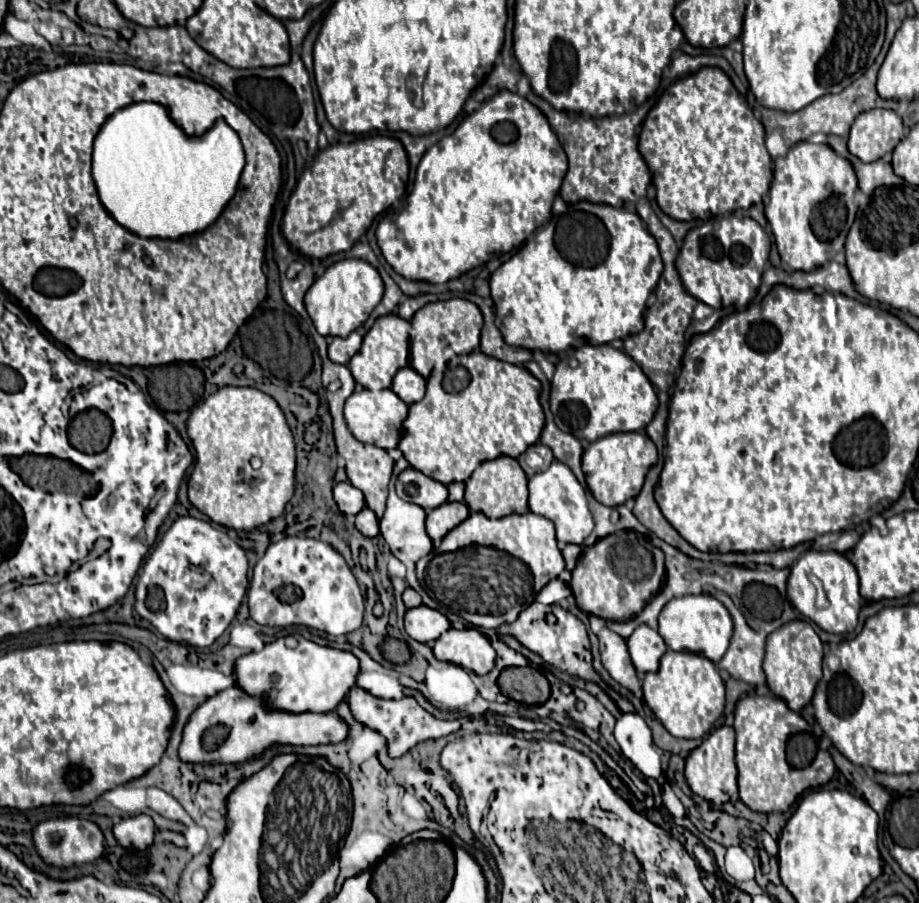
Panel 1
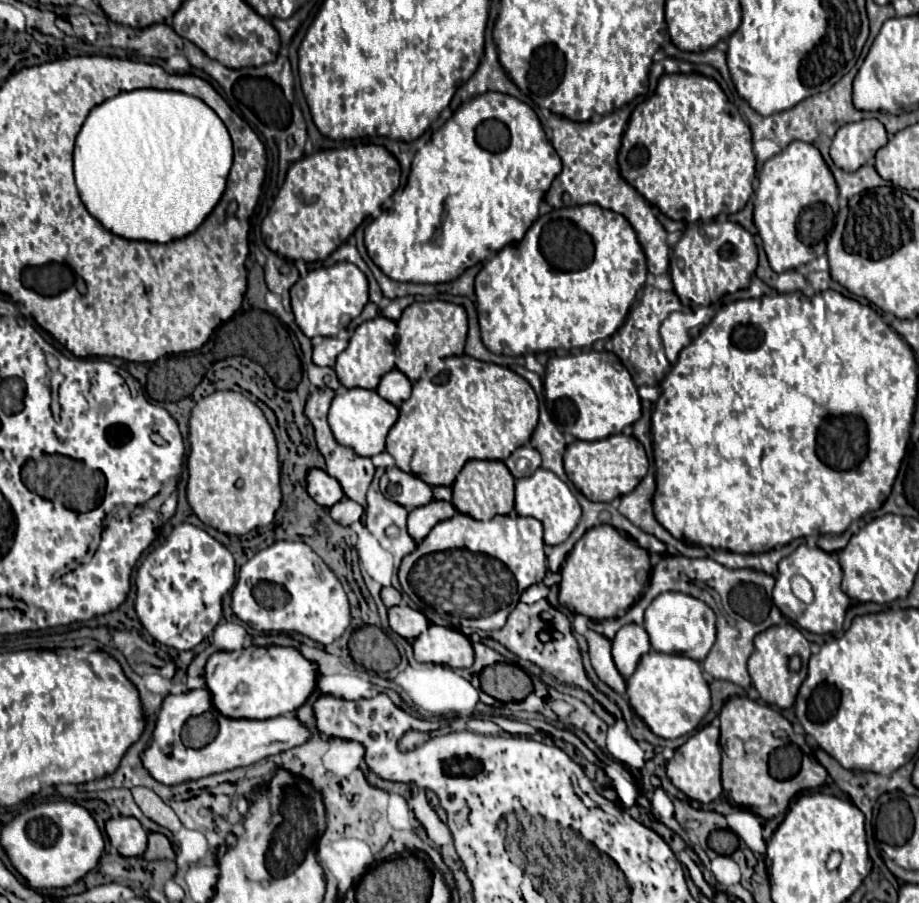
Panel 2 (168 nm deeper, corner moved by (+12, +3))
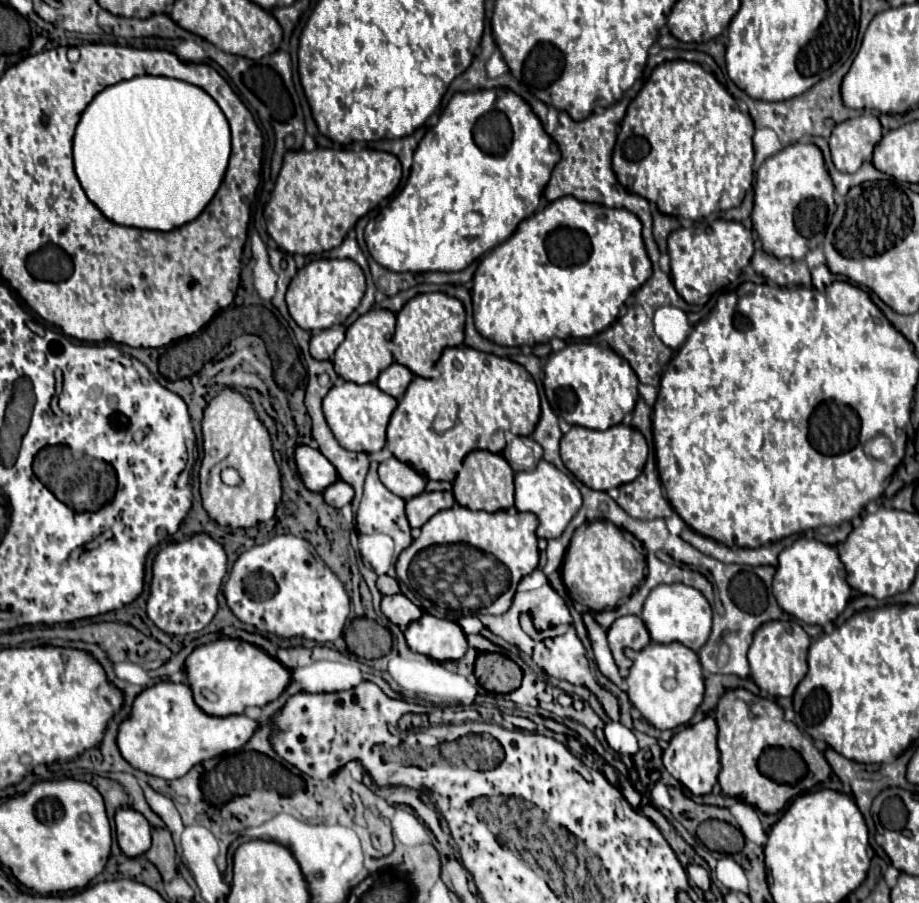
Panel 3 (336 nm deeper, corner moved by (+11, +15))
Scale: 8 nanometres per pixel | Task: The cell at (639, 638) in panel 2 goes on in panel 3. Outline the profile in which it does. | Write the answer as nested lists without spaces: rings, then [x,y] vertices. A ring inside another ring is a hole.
[[[622,616],[614,620],[614,624],[608,628],[608,644],[620,668],[620,676],[626,678],[632,660],[624,654],[624,650],[626,648],[632,648],[636,652],[642,650],[646,644],[650,644],[650,634],[638,616]]]

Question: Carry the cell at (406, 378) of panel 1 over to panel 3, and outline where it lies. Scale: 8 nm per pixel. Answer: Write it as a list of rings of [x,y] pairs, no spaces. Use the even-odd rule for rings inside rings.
[[[394,362],[392,366],[388,366],[378,376],[376,384],[378,384],[378,388],[382,392],[386,392],[386,394],[390,394],[390,396],[394,396],[398,400],[398,398],[404,396],[404,392],[406,392],[406,388],[408,388],[408,384],[410,384],[412,378],[414,378],[414,374],[408,368],[404,368],[402,364]]]

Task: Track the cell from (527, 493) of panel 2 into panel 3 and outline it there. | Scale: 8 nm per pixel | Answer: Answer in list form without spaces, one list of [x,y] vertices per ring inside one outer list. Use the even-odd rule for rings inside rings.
[[[540,460],[538,466],[530,472],[518,472],[514,476],[514,484],[516,484],[516,508],[520,512],[532,512],[540,520],[536,528],[538,538],[546,538],[546,540],[558,538],[582,506],[582,496],[580,490],[574,486],[574,482],[546,460]]]

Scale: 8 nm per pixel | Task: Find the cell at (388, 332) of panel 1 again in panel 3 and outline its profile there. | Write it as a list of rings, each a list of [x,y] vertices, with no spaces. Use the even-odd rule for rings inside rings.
[[[372,308],[364,316],[360,316],[348,330],[346,330],[346,340],[336,348],[334,354],[334,368],[336,374],[348,382],[356,384],[370,384],[378,378],[382,370],[386,370],[394,358],[392,352],[388,350],[388,342],[394,336],[394,326],[396,326],[396,316],[390,310],[384,308]]]

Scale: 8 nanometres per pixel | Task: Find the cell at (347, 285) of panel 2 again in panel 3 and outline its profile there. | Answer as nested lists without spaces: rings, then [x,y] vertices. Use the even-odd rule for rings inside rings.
[[[318,258],[306,264],[302,270],[298,270],[296,278],[290,282],[286,292],[286,304],[290,310],[290,316],[294,322],[312,332],[312,330],[326,330],[338,324],[344,324],[344,320],[356,310],[364,296],[366,280],[362,268],[354,260],[330,260],[330,258]]]

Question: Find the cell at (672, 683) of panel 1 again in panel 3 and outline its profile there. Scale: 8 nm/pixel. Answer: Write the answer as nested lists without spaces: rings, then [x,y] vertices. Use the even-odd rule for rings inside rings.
[[[650,642],[644,650],[632,654],[632,662],[634,664],[626,678],[628,698],[640,710],[640,714],[658,730],[670,730],[686,724],[698,710],[704,696],[702,666],[696,652],[678,642]]]

